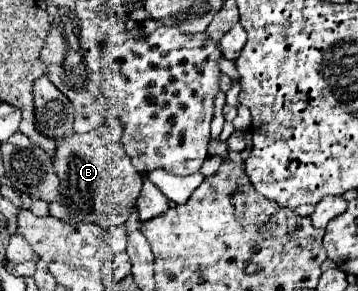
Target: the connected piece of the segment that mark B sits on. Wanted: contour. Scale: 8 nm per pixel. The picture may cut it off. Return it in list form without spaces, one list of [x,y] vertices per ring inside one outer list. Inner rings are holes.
[[[98,128],[86,134],[74,132],[62,138],[56,146],[52,166],[60,178],[60,194],[58,200],[50,202],[48,210],[50,216],[68,224],[94,222],[104,230],[124,224],[130,214],[130,206],[136,204],[136,198],[144,182],[142,174],[134,170],[130,158],[126,158],[126,152],[122,152],[120,144],[108,142]],[[110,196],[112,202],[108,202]]]

